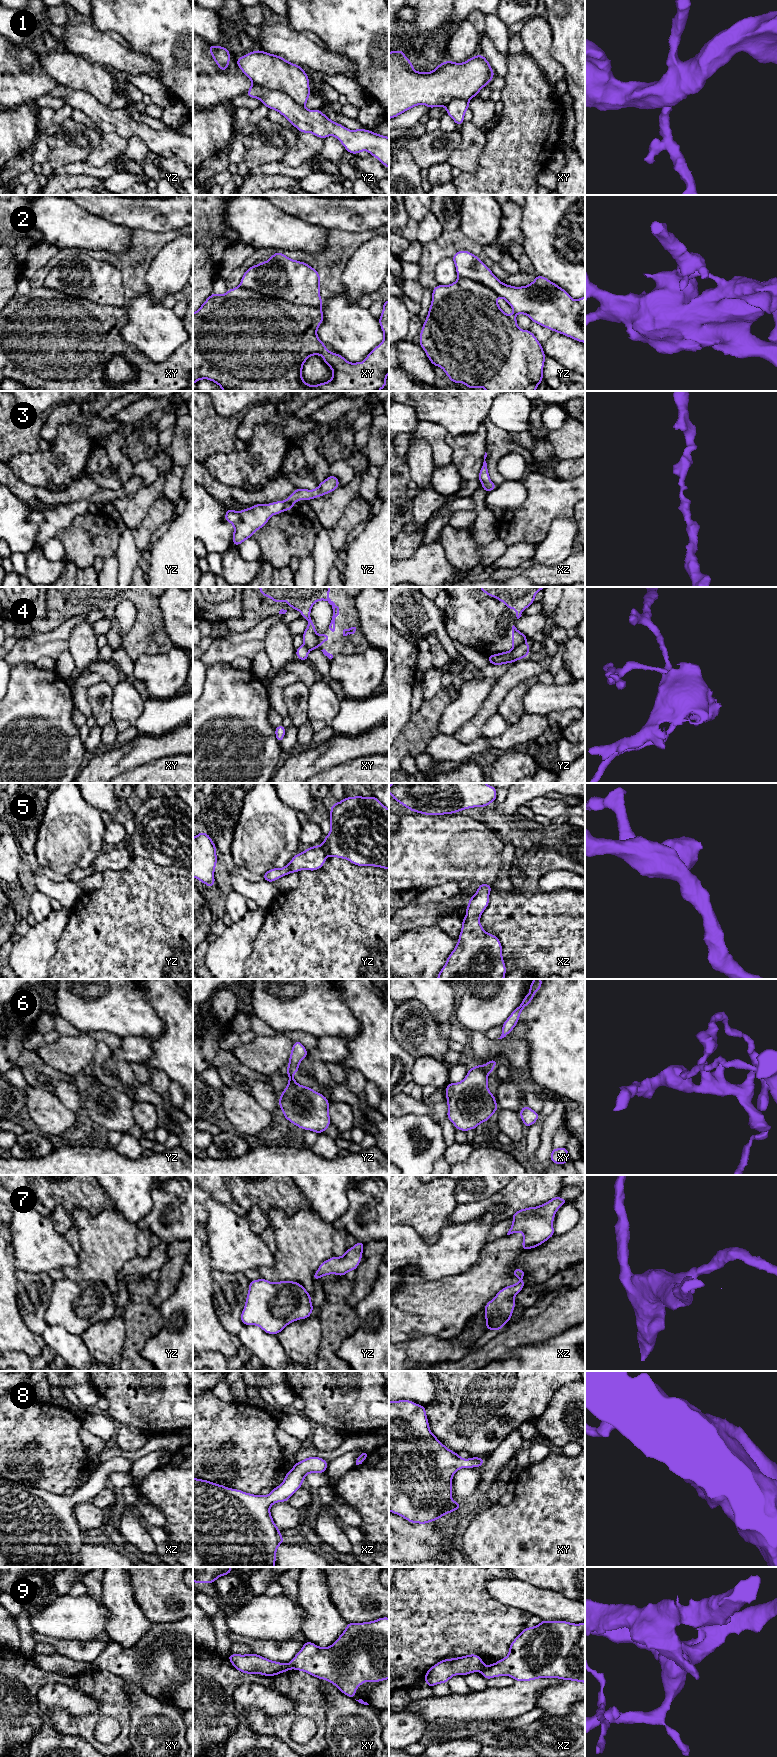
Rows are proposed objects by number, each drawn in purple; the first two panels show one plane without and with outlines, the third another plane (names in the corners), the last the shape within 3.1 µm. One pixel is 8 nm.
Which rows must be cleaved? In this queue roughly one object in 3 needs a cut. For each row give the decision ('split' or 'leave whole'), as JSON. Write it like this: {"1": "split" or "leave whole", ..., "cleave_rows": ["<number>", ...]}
{"1": "split", "2": "split", "3": "leave whole", "4": "split", "5": "leave whole", "6": "split", "7": "leave whole", "8": "leave whole", "9": "split", "cleave_rows": ["1", "2", "4", "6", "9"]}

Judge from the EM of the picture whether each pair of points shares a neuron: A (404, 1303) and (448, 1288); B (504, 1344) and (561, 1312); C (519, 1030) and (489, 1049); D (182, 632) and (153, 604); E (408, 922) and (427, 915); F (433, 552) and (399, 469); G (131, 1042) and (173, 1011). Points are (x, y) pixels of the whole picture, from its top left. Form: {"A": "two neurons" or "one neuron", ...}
{"A": "one neuron", "B": "one neuron", "C": "one neuron", "D": "two neurons", "E": "one neuron", "F": "two neurons", "G": "two neurons"}

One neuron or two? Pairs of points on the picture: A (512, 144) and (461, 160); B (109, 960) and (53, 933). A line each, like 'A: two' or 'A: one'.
A: two
B: two

